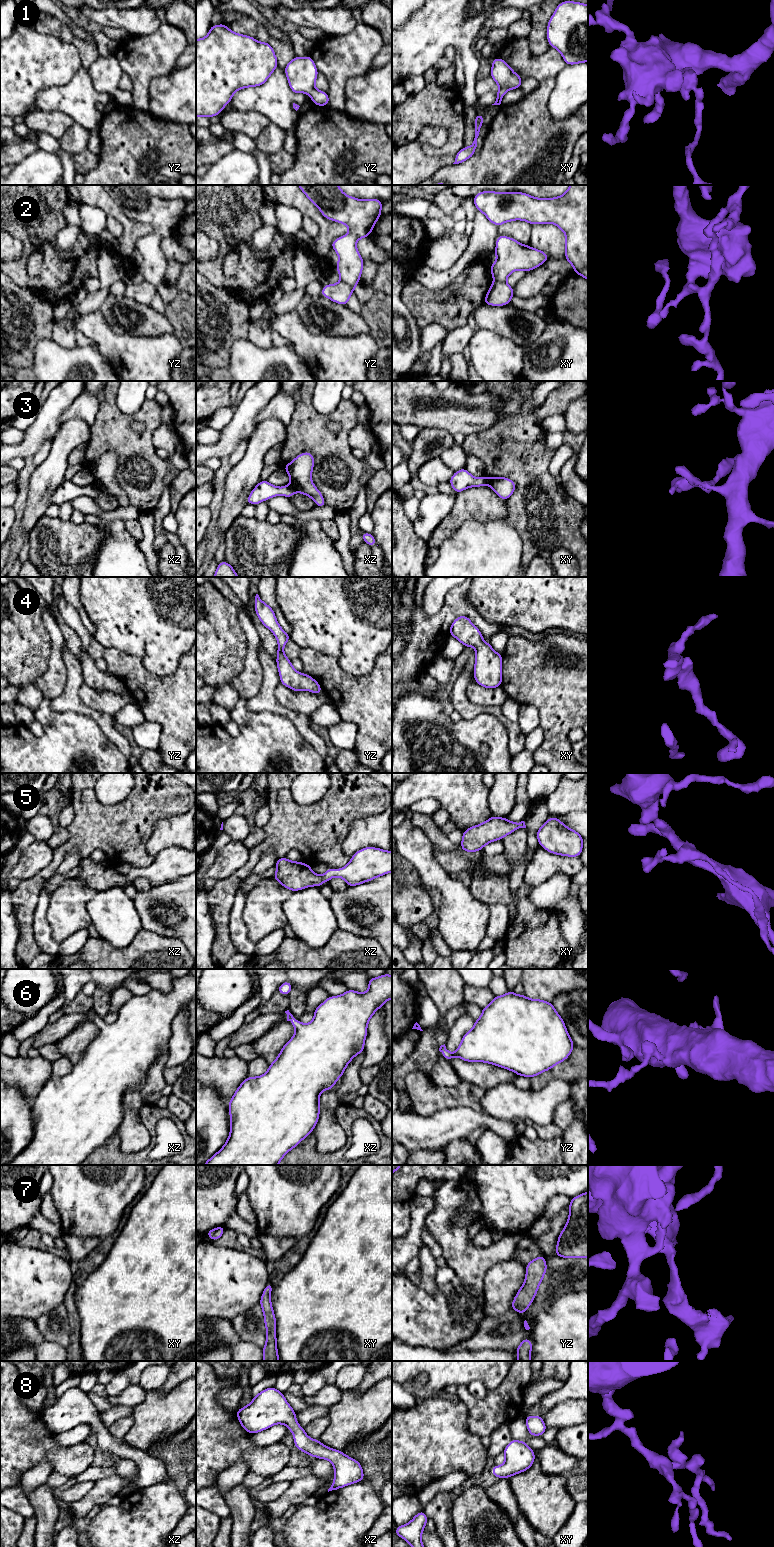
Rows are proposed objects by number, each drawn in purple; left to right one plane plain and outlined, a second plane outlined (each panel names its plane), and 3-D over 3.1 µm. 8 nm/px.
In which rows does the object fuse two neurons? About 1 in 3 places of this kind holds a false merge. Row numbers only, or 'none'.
2, 3

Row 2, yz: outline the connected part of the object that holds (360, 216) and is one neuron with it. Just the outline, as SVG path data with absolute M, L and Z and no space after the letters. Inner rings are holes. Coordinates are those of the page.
M297 185L306 197L319 208L321 214L329 220L345 224L349 233L332 241L331 247L338 254L336 269L341 281L357 287L363 270L364 259L359 254L356 243L360 238L367 238L374 230L376 221L382 216L383 202L379 199L361 200L346 195L338 185Z

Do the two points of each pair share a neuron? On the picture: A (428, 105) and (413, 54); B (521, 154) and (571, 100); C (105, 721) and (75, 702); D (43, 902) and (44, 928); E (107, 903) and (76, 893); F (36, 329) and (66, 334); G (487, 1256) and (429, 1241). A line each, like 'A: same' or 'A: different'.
A: different
B: different
C: same
D: same
E: different
F: different
G: different

